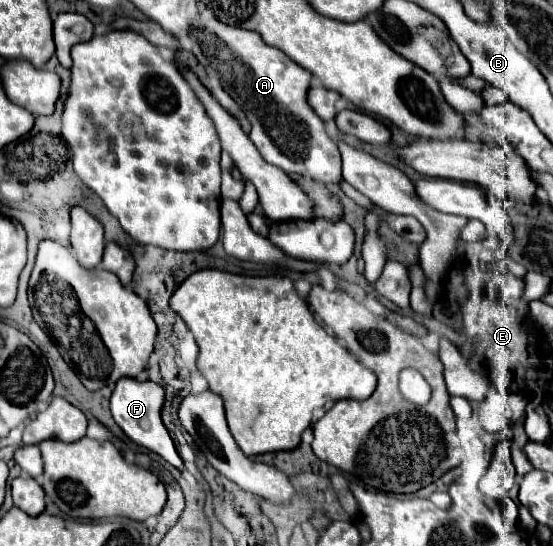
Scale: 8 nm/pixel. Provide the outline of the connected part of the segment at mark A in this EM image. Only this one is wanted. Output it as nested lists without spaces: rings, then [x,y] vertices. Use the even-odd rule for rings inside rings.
[[[196,18],[190,26],[188,42],[188,48],[192,48],[202,66],[218,70],[224,90],[250,120],[250,140],[266,162],[278,164],[288,174],[308,176],[322,184],[336,184],[338,178],[342,178],[338,146],[326,134],[324,120],[306,100],[312,80],[306,68],[298,66],[282,50],[268,46],[258,32],[220,22],[200,22],[200,18]]]

